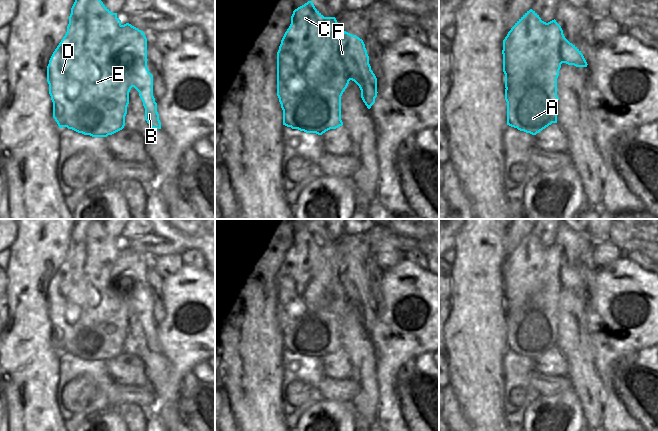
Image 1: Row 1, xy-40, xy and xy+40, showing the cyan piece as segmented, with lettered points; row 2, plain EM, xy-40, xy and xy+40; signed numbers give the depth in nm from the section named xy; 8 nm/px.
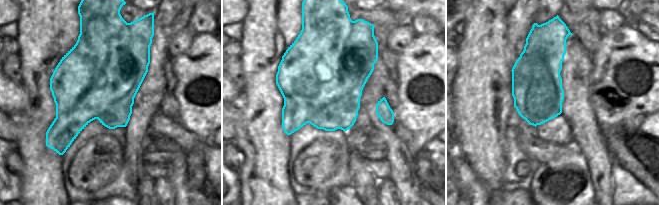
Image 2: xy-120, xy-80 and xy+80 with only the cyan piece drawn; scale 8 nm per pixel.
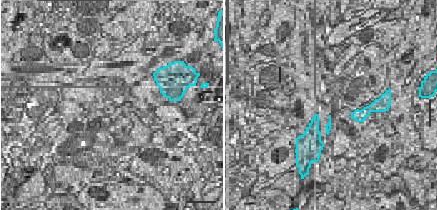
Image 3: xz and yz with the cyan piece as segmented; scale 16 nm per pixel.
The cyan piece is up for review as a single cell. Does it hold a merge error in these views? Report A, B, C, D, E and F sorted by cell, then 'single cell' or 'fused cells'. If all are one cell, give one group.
A B F / C D E | fused cells

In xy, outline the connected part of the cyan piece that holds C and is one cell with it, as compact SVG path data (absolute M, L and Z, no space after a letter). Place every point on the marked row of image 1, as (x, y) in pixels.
M313 1L293 11L291 24L285 32L279 50L277 52L277 96L283 110L283 125L293 126L293 106L291 100L294 95L308 86L316 87L322 83L328 83L335 76L335 70L331 66L333 56L333 35L339 32L339 24L335 17L324 17L314 6Z

